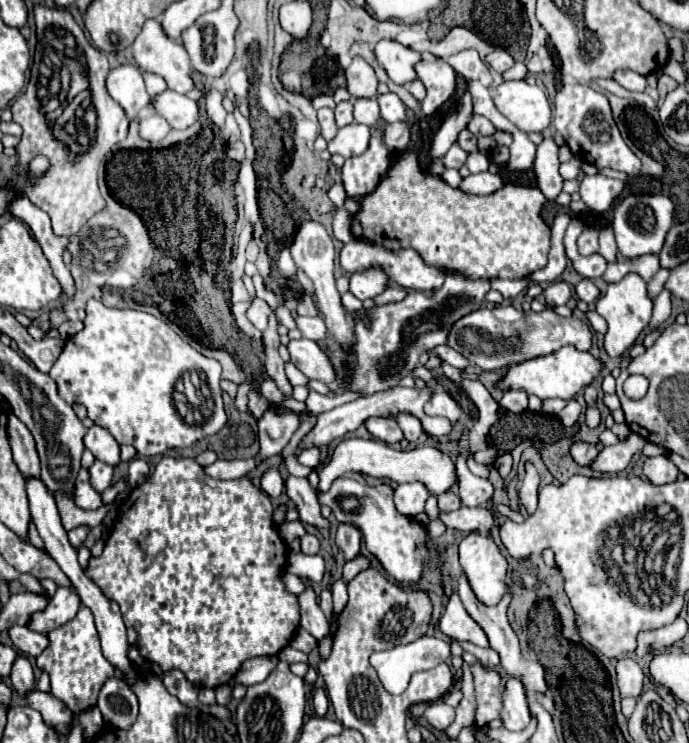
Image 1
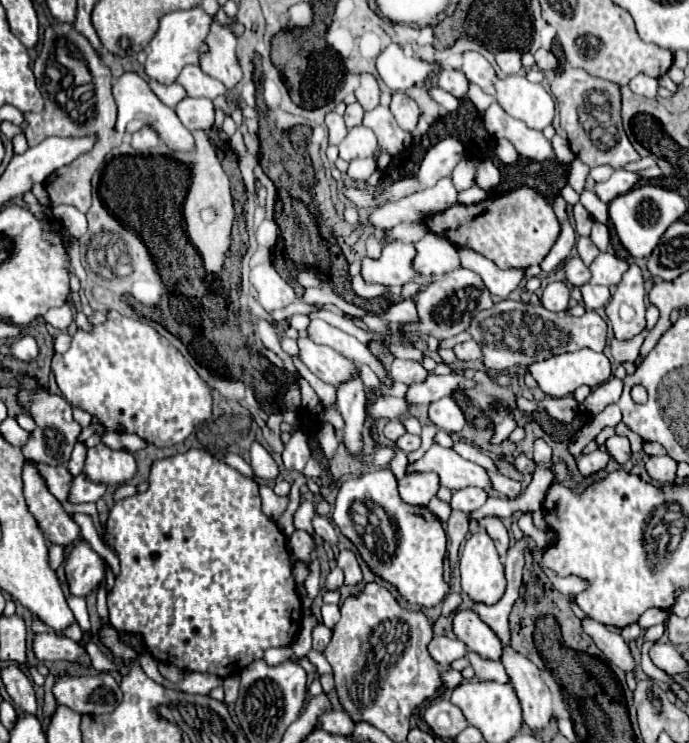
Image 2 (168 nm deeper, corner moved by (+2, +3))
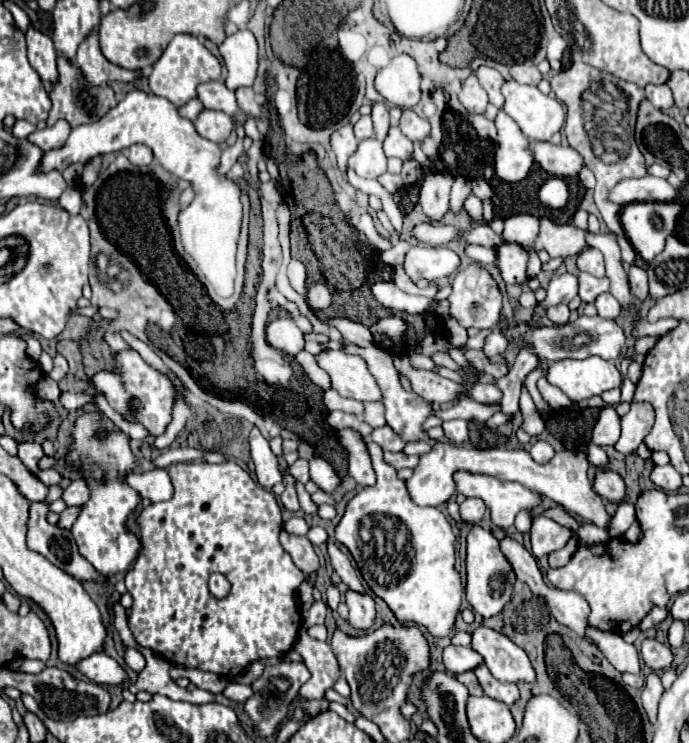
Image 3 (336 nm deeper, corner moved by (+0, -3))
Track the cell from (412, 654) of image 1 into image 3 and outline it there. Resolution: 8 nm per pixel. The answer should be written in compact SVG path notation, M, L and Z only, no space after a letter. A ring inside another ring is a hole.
M452 644L444 648L444 666L452 674L462 674L468 670L474 670L482 662L484 662L484 658L472 648L452 646Z

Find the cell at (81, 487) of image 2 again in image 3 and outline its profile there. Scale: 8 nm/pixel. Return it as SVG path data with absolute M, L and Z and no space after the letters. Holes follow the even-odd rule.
M74 506L74 508L66 508L66 510L60 514L58 528L66 528L66 530L70 530L70 528L72 528L72 524L74 524L74 520L78 518L78 512L80 512L80 508L78 508L78 506Z

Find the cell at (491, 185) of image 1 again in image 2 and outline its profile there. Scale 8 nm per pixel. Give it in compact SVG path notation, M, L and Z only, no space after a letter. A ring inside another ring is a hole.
M472 184L468 190L458 192L458 202L462 202L462 204L476 204L480 200L486 200L488 196L490 196L488 190L480 188L478 184Z

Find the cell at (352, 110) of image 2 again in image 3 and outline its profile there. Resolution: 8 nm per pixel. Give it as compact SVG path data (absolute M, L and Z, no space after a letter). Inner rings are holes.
M362 116L356 124L354 124L354 134L358 140L366 140L374 136L374 126L372 126L372 118L370 116Z

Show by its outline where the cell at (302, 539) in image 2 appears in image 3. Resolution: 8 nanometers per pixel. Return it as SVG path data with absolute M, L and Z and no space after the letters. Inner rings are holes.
M282 522L282 528L280 528L280 542L284 546L286 552L290 552L294 564L308 576L312 572L316 572L320 568L318 564L318 556L310 544L308 538L304 536L294 536L294 534L288 534L284 530L284 522Z

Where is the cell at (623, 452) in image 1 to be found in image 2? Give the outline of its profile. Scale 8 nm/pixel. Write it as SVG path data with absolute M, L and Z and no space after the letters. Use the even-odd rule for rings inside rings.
M612 436L606 440L606 450L610 454L612 460L616 460L618 464L626 464L632 456L632 450L630 450L630 442L628 438L624 436Z

